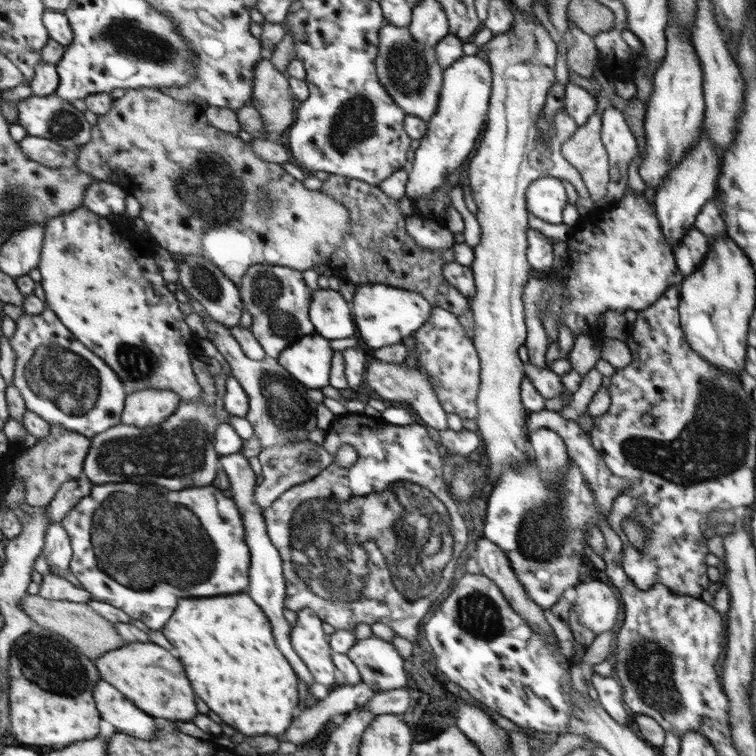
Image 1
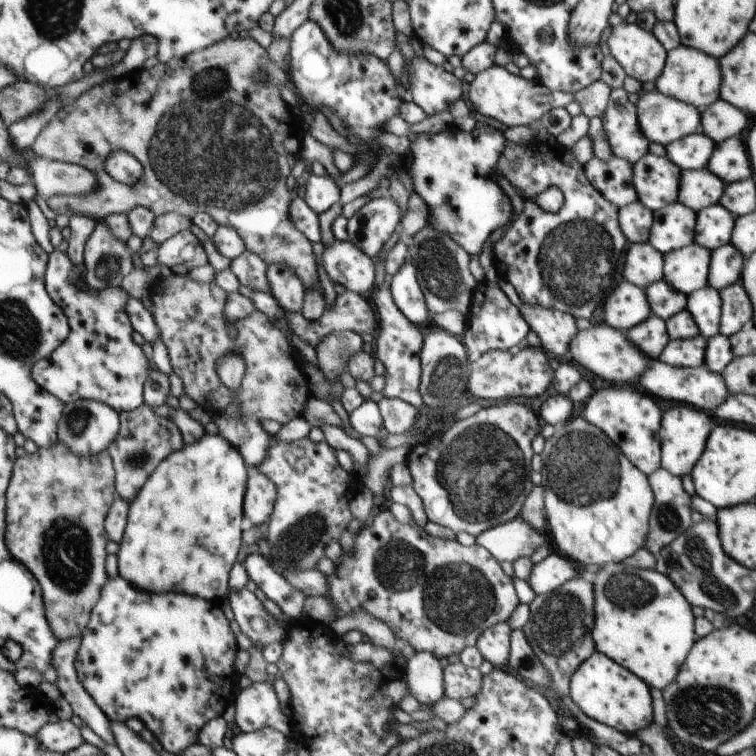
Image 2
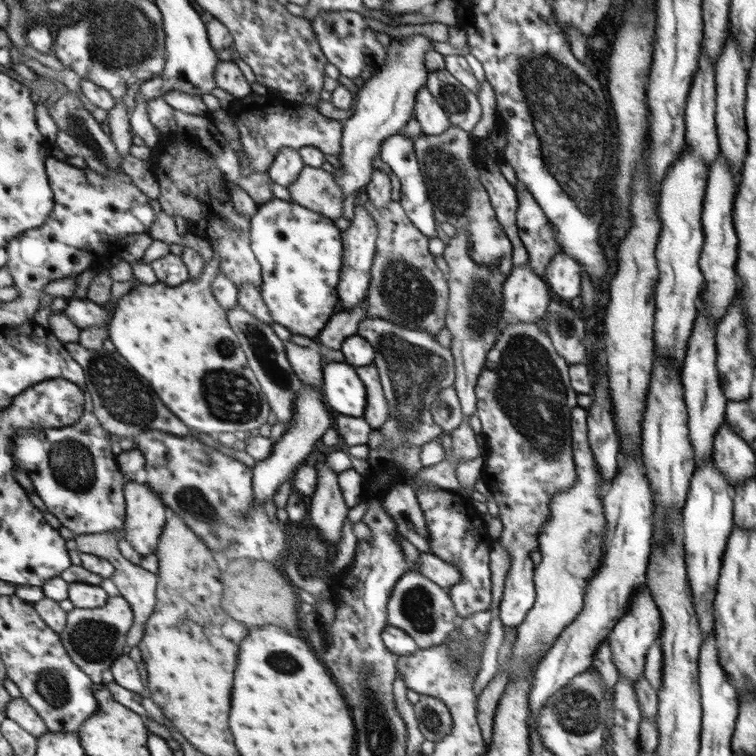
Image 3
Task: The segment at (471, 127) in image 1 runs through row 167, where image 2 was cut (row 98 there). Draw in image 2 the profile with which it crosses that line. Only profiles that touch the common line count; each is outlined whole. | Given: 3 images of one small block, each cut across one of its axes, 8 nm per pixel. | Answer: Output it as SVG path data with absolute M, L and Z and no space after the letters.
M413 56L407 69L408 99L417 104L427 116L449 110L449 106L461 98L461 82L423 56Z

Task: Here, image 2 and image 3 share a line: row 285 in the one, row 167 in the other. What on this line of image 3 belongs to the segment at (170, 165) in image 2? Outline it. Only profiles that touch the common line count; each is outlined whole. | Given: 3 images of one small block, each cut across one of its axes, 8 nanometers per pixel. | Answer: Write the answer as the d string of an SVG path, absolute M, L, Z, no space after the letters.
M303 165L295 181L287 185L292 203L315 211L329 220L343 217L343 190L331 173Z

